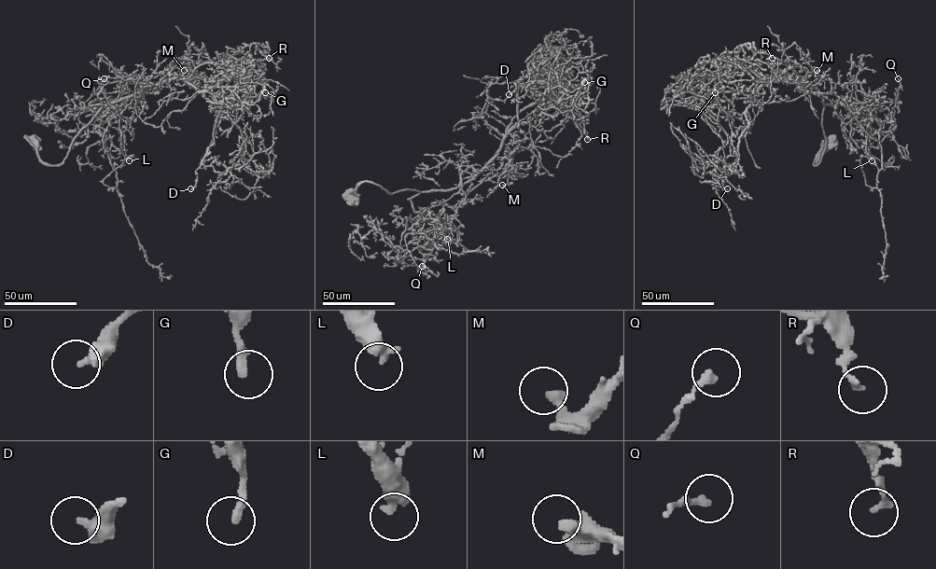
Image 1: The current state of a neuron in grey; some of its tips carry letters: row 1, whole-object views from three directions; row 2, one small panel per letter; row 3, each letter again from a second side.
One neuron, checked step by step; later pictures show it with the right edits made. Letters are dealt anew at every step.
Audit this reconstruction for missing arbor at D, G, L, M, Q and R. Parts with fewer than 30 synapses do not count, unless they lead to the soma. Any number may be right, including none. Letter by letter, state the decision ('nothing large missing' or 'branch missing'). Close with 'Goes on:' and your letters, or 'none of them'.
D: nothing large missing
G: nothing large missing
L: nothing large missing
M: nothing large missing
Q: nothing large missing
R: nothing large missing
Goes on: none of them

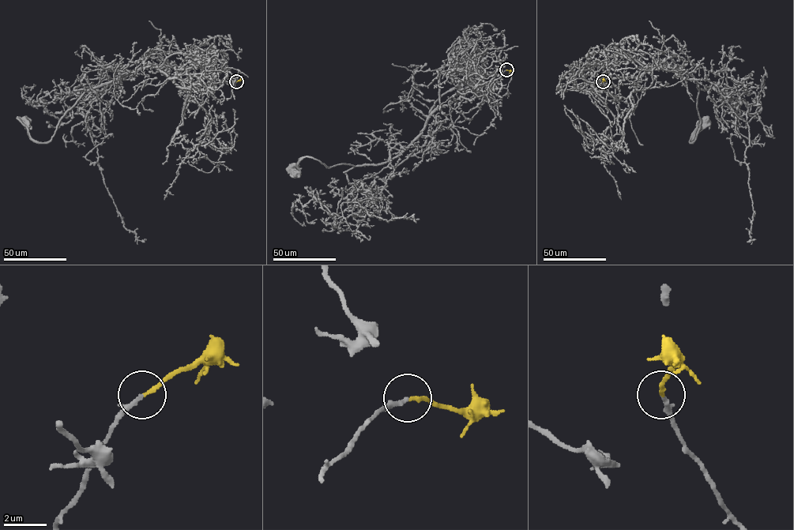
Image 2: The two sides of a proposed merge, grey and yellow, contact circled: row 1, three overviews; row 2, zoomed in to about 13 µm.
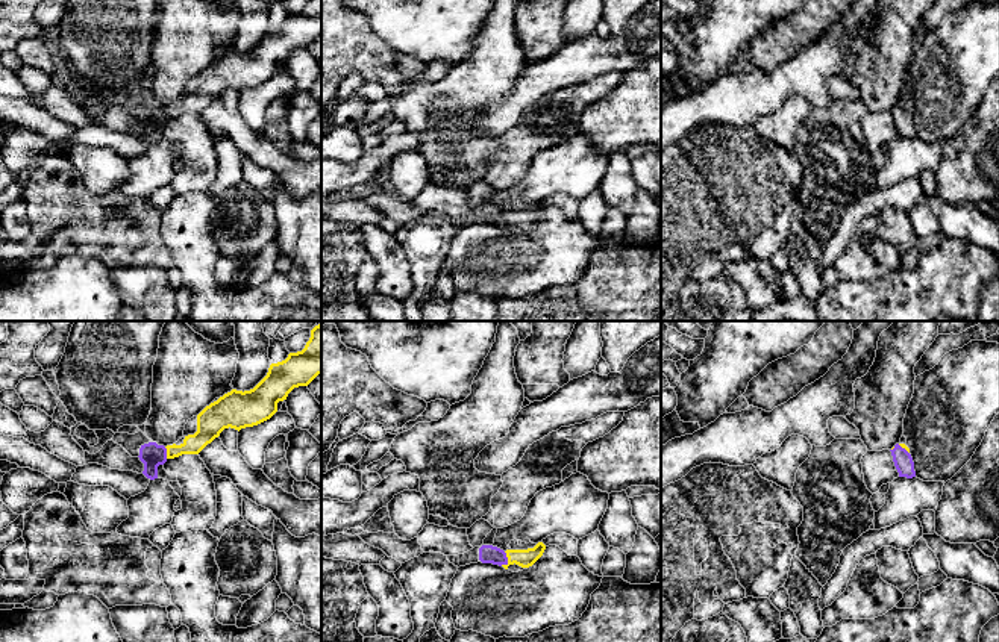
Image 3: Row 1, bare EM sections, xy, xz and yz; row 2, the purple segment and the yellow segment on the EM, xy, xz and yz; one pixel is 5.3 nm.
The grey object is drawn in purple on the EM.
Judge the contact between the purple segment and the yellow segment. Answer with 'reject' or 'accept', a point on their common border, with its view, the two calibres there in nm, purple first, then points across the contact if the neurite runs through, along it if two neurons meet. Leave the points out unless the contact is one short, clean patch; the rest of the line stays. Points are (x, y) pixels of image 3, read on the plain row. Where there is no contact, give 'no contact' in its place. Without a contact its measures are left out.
accept | xz (507, 221) | 100/100 nm | across xz (487, 214), (507, 221), (523, 218)

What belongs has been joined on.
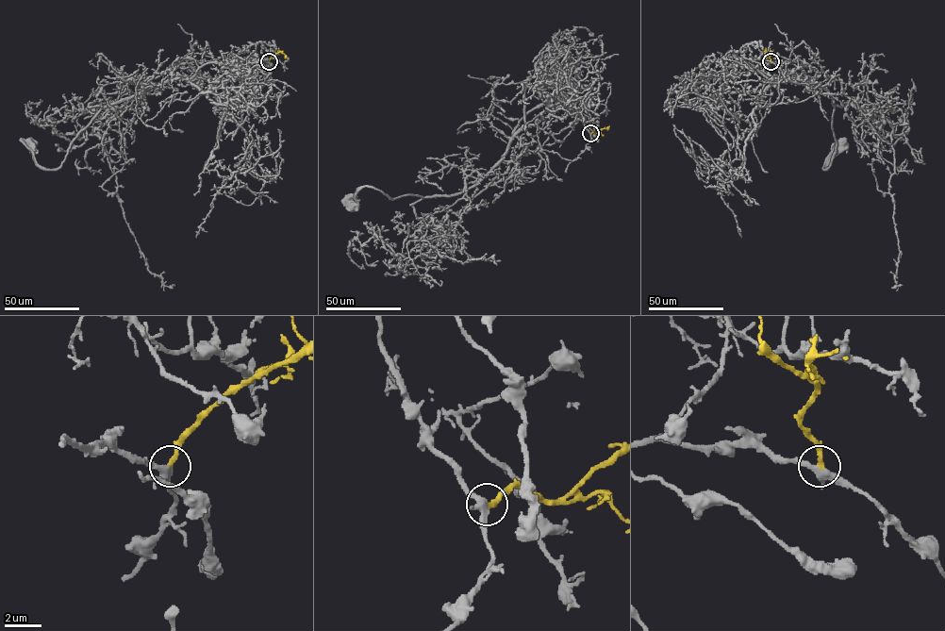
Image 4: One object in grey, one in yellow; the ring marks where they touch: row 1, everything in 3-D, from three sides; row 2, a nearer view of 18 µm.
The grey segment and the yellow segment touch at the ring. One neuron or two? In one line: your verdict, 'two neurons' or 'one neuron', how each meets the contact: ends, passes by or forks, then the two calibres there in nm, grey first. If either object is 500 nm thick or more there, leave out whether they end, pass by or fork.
one neuron; grey forks there; yellow ends there; 340 nm thick on the grey side, 240 nm on the other

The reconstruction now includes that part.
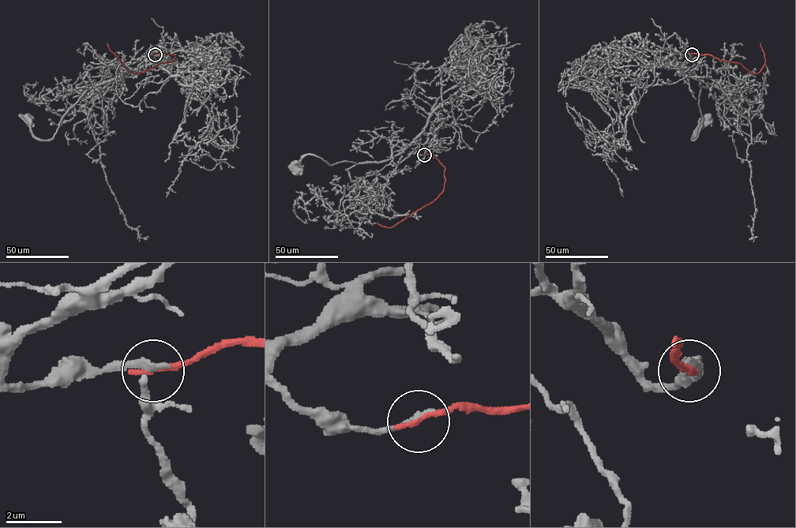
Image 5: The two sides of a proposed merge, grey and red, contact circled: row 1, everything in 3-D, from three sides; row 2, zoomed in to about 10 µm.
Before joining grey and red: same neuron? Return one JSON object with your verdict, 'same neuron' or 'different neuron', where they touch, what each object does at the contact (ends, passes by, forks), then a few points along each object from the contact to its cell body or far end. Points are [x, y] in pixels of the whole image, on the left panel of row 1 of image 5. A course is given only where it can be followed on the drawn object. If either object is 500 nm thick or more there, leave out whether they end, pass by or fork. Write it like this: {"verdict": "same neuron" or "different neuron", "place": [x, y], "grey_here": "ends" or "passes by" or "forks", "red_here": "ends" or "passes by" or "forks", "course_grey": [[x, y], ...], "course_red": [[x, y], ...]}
{"verdict": "different neuron", "place": [155, 54], "grey_here": "ends", "red_here": "ends", "course_grey": [[155, 54], [110, 68], [99, 82], [78, 84], [87, 90], [50, 139], [38, 140], [28, 118]], "course_red": [[155, 54], [175, 54], [175, 59], [138, 74], [131, 73], [109, 49], [107, 43]]}

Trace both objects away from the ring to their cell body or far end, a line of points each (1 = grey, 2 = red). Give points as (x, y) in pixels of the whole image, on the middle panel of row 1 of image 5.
1: (424, 155), (402, 160), (377, 191), (351, 179), (346, 170), (354, 162), (330, 165), (303, 155), (298, 170)
2: (424, 155), (432, 154), (445, 168), (443, 191), (431, 203), (392, 226), (383, 226), (377, 222)

